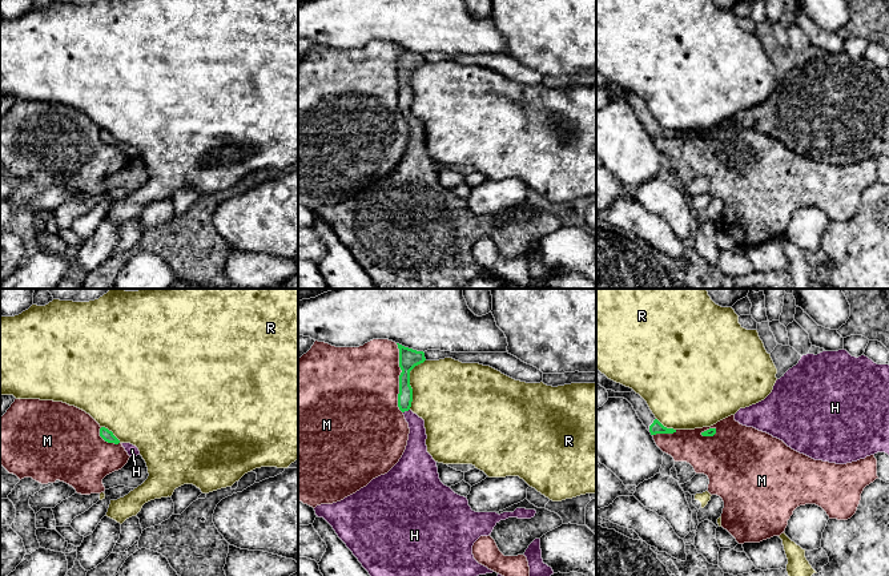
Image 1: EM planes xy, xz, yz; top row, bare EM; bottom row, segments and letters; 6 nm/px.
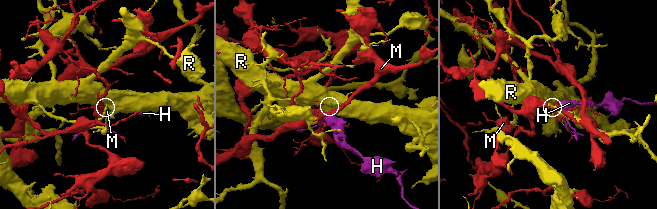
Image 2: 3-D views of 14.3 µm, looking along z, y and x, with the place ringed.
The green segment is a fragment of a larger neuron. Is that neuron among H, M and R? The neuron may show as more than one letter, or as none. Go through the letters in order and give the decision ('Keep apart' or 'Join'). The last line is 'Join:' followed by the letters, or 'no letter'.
H: Join
M: Keep apart
R: Keep apart
Join: H

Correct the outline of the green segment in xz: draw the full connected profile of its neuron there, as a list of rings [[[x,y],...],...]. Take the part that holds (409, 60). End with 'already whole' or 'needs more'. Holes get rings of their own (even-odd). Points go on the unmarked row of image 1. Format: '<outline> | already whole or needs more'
[[[397,47],[402,72],[398,109],[410,130],[406,152],[387,176],[373,181],[343,202],[317,208],[314,213],[333,229],[377,289],[462,289],[470,281],[494,274],[474,261],[474,245],[480,238],[491,237],[500,222],[531,221],[536,213],[516,210],[500,217],[475,214],[467,200],[441,184],[437,164],[427,154],[425,122],[410,112],[410,73],[426,63],[425,55]]] | needs more

